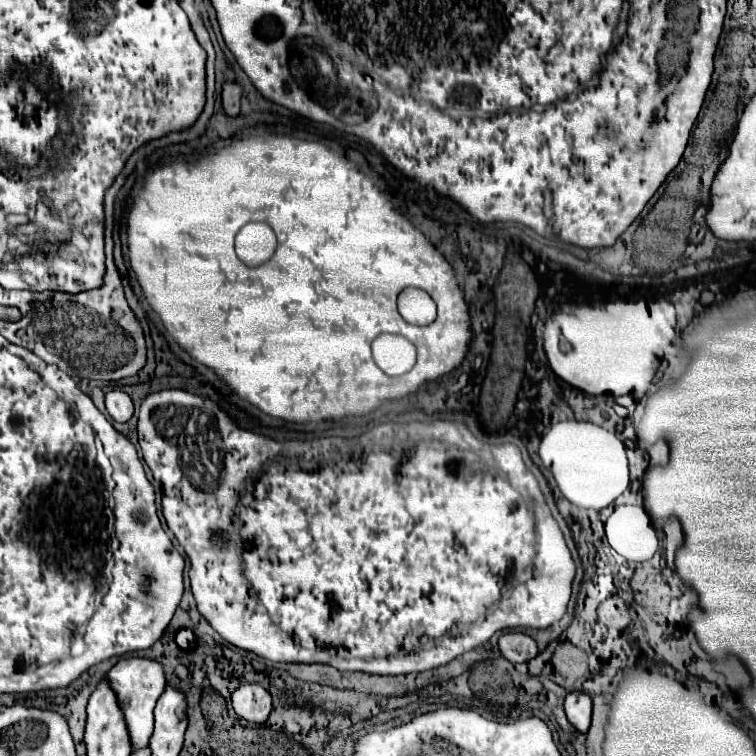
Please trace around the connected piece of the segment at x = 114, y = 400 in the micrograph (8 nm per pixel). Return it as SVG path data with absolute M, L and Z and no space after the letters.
M113 389L105 395L105 405L107 405L107 413L113 417L113 421L117 423L127 423L133 415L133 401L131 397L121 391L121 389Z

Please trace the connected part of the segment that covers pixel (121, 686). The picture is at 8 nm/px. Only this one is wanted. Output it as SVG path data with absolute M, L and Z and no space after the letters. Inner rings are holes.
M131 657L131 659L121 659L109 673L107 673L107 683L113 687L119 707L123 711L123 719L127 723L131 747L147 747L151 731L153 731L153 709L161 693L165 691L165 675L163 675L163 665L151 659L141 659L141 657Z

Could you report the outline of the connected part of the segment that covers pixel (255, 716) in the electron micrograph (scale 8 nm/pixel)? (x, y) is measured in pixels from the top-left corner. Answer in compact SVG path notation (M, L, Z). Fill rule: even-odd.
M245 683L231 693L233 709L251 723L265 723L271 713L271 695L261 685Z

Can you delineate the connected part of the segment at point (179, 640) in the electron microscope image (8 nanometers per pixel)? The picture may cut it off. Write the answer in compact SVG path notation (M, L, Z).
M180 629L175 633L175 643L183 651L192 650L194 647L199 647L199 643L197 643L197 637L195 634L189 629Z

